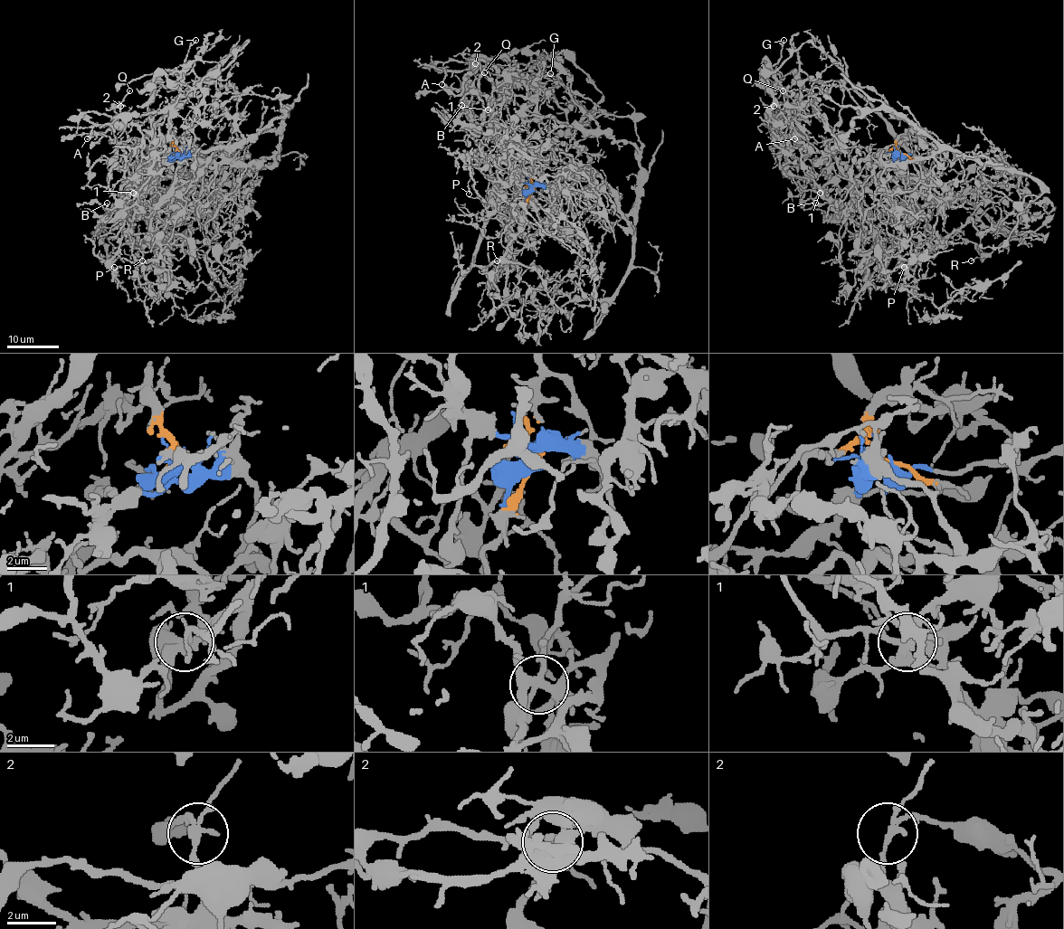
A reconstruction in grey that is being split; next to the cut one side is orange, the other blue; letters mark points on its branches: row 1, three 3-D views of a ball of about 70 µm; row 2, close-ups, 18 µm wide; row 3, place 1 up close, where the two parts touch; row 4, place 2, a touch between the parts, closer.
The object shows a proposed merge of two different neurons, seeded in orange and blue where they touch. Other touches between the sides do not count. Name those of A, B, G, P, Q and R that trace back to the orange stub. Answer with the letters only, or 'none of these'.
A, B, G, P, Q

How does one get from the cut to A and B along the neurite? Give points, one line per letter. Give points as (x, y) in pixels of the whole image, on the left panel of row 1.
A: (178, 153), (173, 186), (161, 194), (144, 170), (137, 188), (149, 164), (134, 125), (97, 125), (86, 139)
B: (178, 153), (176, 148), (179, 166), (165, 194), (144, 170), (128, 198), (110, 209), (107, 203)

